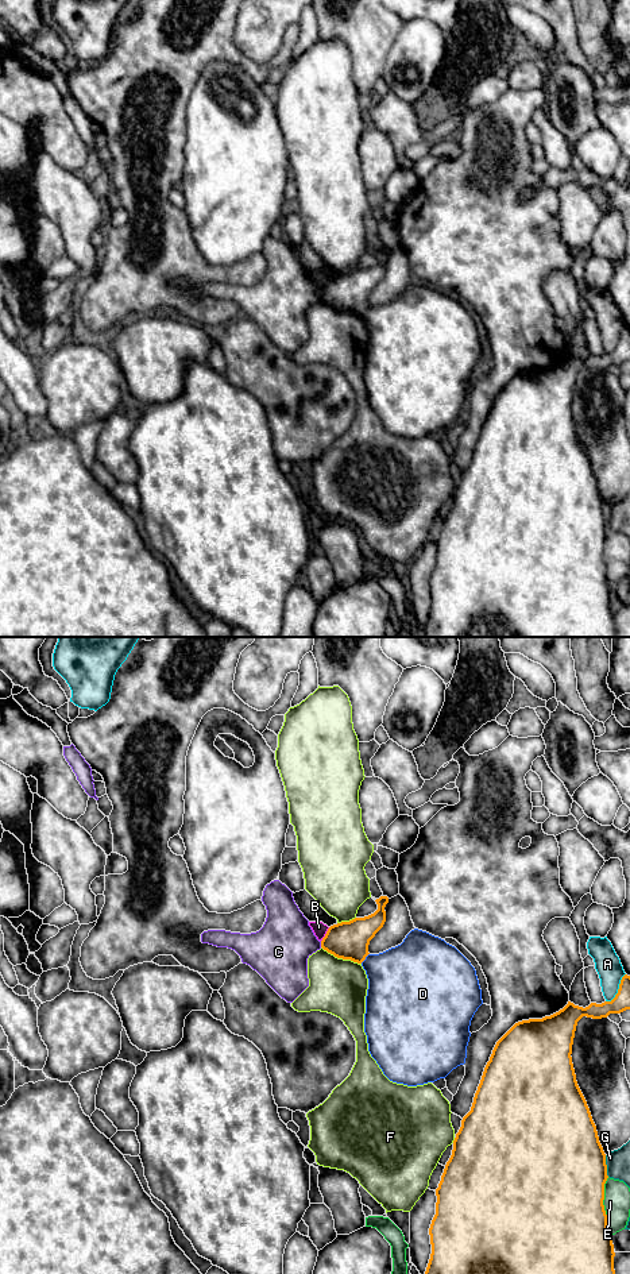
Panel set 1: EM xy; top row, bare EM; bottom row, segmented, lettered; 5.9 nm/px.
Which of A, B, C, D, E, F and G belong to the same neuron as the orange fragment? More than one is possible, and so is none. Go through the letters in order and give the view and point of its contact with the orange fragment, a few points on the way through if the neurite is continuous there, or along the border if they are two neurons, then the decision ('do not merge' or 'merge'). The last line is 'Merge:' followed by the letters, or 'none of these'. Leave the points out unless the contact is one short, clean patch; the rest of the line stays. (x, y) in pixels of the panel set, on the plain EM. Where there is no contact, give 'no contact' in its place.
A: contact xy (618, 342); do not merge
B: contact xy (325, 286); border xy (329, 280), (321, 293); do not merge
C: contact xy (321, 296); border xy (320, 293), (321, 298); do not merge
D: contact xy (364, 311); do not merge
E: contact xy (603, 559); do not merge
F: contact xy (341, 309); do not merge
G: contact xy (606, 518); do not merge
Merge: none of these

